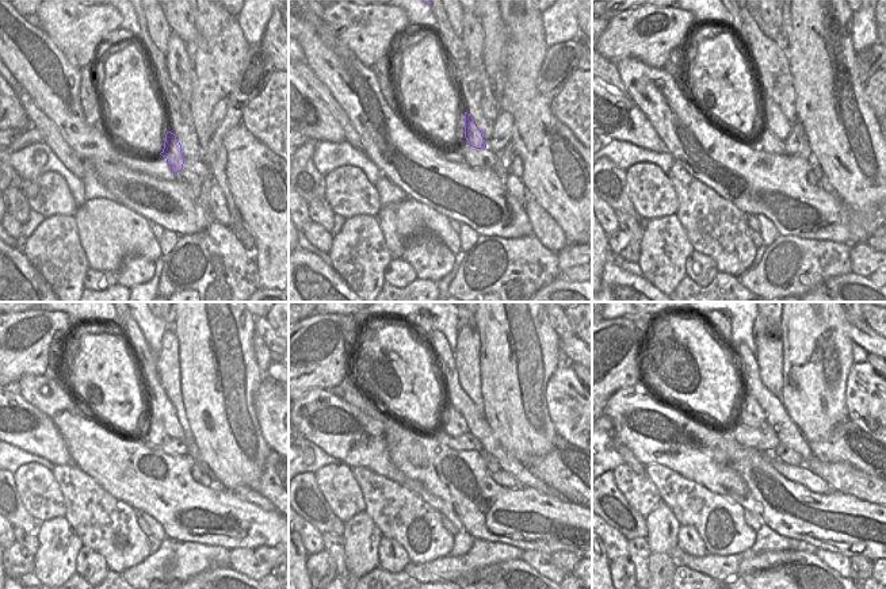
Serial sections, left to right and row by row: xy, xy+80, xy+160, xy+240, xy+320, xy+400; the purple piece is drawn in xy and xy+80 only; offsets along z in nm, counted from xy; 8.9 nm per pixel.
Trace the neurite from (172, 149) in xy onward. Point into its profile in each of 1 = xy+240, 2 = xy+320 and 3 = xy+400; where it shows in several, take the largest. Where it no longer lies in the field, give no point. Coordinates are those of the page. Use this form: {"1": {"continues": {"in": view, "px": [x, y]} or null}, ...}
{"1": {"continues": {"in": "xy+240", "px": [167, 416]}}, "2": {"continues": {"in": "xy+320", "px": [477, 424]}}, "3": {"continues": {"in": "xy+400", "px": [778, 419]}}}

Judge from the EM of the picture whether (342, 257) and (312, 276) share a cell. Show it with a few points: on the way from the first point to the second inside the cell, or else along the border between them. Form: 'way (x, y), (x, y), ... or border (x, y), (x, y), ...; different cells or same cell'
border (331, 267), (351, 287); different cells

